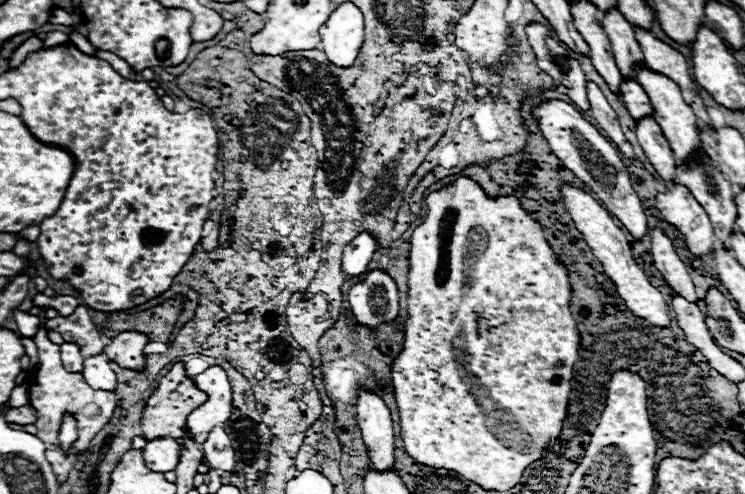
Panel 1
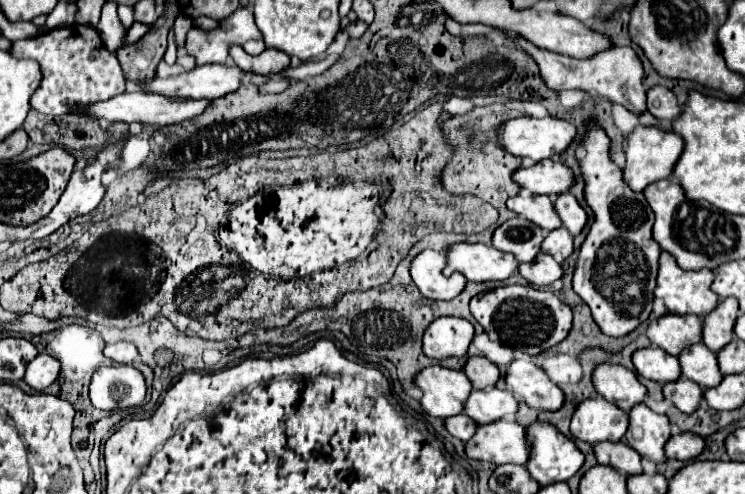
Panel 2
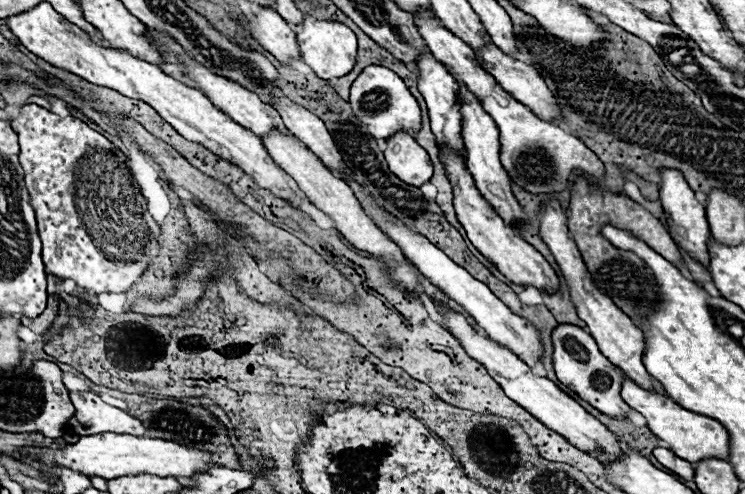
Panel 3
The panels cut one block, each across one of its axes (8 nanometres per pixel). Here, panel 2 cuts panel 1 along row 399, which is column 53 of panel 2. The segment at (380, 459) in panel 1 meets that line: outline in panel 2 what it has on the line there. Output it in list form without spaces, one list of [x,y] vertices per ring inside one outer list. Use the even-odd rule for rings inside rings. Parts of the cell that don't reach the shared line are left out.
[[[38,354],[28,366],[26,366],[26,374],[24,374],[24,382],[28,386],[32,386],[34,390],[42,392],[44,388],[48,388],[60,372],[60,362],[48,354]]]

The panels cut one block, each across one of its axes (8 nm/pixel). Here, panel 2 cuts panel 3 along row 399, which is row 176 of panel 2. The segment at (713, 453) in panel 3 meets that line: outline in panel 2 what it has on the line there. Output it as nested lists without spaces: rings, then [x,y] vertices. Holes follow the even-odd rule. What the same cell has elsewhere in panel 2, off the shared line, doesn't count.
[[[636,126],[626,136],[626,166],[624,166],[624,182],[634,190],[642,192],[648,184],[670,178],[672,168],[682,152],[682,138],[676,132],[666,132],[656,126]]]

